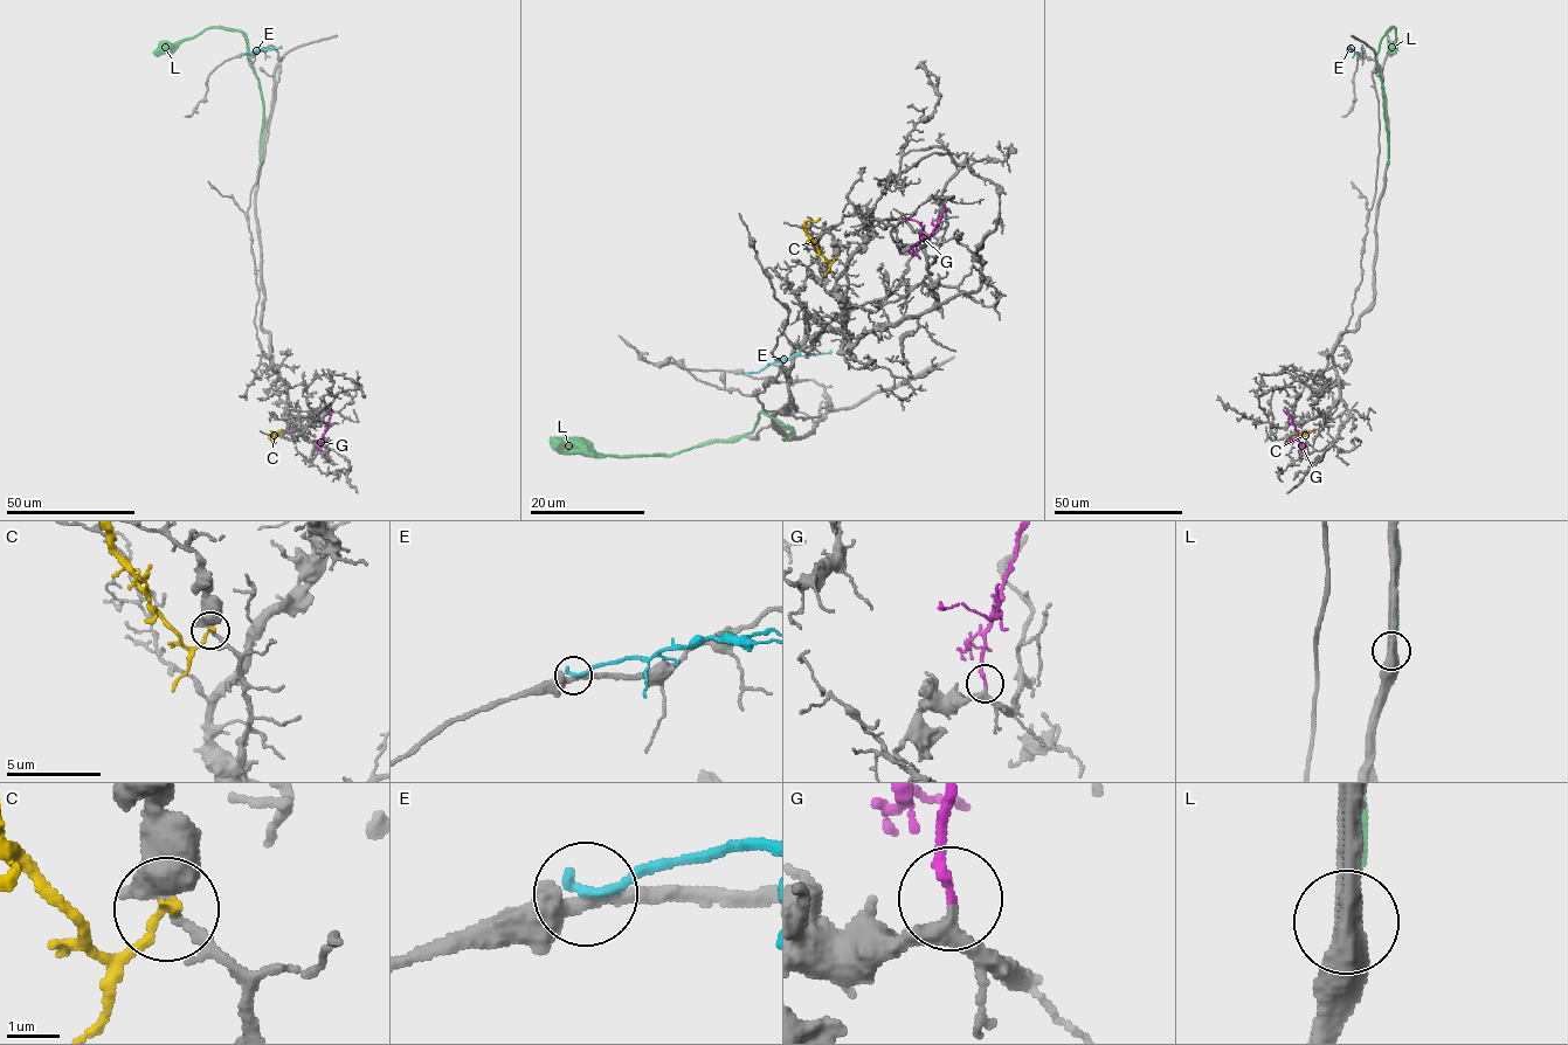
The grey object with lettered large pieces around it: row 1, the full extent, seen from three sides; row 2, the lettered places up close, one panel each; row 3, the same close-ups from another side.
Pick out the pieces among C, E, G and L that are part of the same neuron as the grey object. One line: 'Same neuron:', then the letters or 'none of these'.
Same neuron: G

